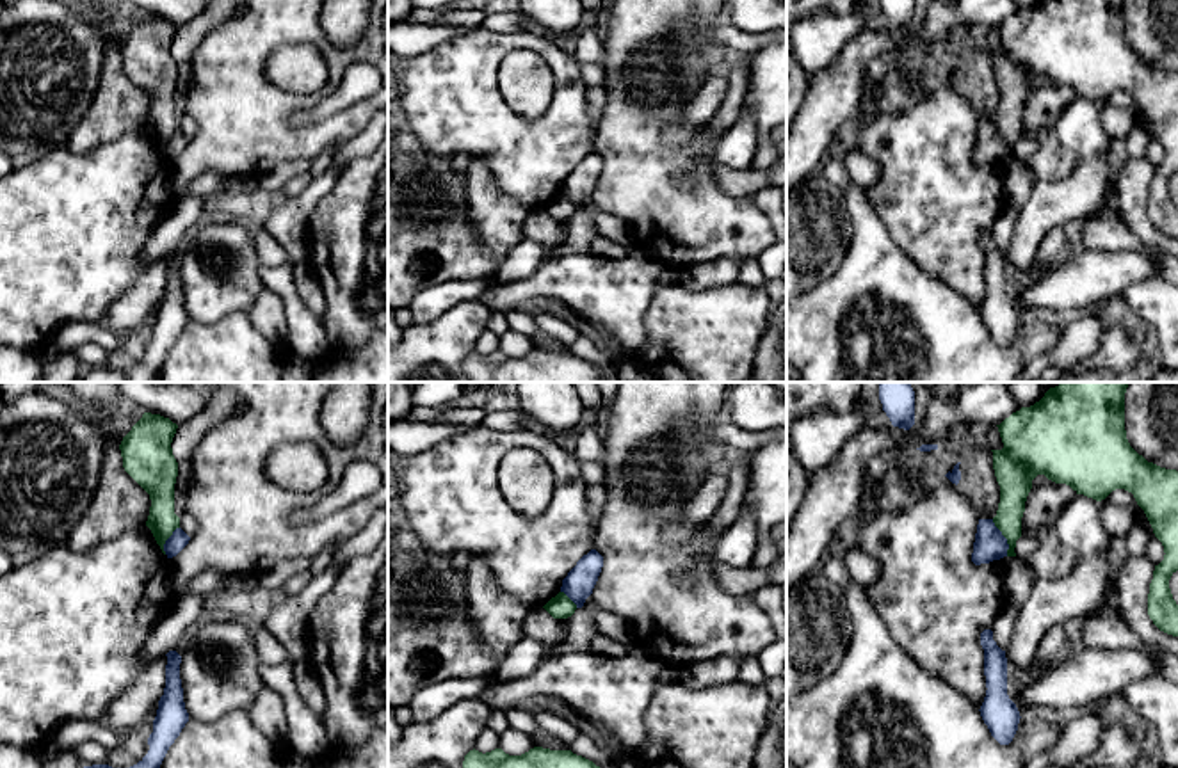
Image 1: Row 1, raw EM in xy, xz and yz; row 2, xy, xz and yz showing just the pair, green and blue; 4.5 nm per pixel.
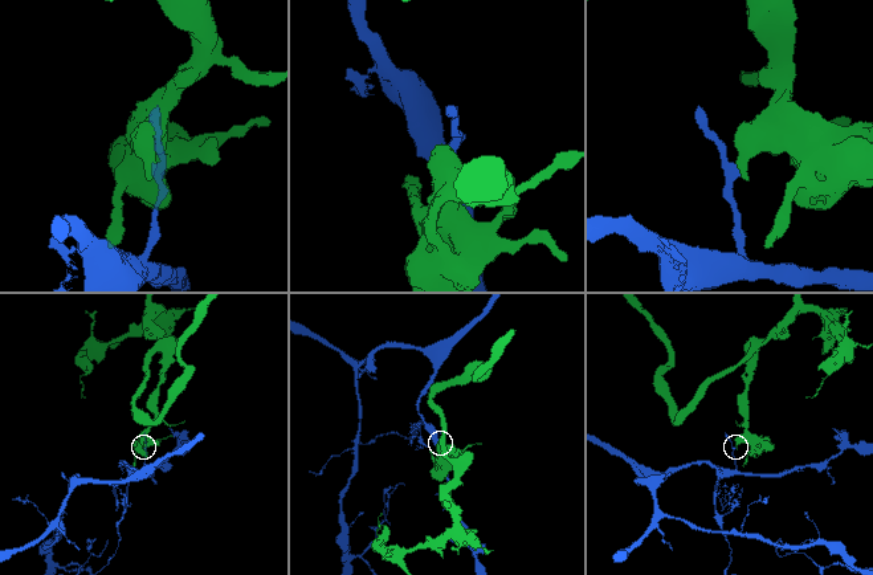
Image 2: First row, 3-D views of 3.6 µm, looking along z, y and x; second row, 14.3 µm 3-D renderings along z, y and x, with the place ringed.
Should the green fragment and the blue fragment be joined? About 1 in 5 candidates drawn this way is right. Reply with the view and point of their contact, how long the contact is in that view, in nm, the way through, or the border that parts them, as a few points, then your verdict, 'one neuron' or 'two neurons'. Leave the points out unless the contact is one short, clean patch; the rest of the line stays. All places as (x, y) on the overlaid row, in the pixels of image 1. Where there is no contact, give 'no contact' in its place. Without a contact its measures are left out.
meets green in yz at (1004, 536); contact 180 nm long; border along yz (992, 520), (1006, 539), (1008, 555); two neurons

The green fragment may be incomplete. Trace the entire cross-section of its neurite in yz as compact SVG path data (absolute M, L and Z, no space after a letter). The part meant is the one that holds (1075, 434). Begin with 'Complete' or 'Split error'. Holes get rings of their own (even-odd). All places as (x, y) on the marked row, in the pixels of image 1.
Complete. M1061 382L1050 388L1039 402L1021 407L996 425L1004 448L991 450L1000 485L1000 503L993 523L1007 539L1007 556L1016 556L1025 501L1037 475L1066 484L1077 494L1096 501L1105 500L1116 489L1132 492L1166 553L1153 571L1148 615L1160 631L1178 636L1178 604L1169 588L1169 580L1178 571L1178 471L1148 462L1130 446L1125 430L1126 388L1128 382Z

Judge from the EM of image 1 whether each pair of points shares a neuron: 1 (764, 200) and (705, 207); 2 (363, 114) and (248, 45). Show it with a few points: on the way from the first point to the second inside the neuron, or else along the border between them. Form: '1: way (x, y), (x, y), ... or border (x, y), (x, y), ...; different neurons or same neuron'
1: border (750, 196), (767, 217); different neurons
2: way (322, 136), (290, 136), (248, 93), (248, 86); same neuron

